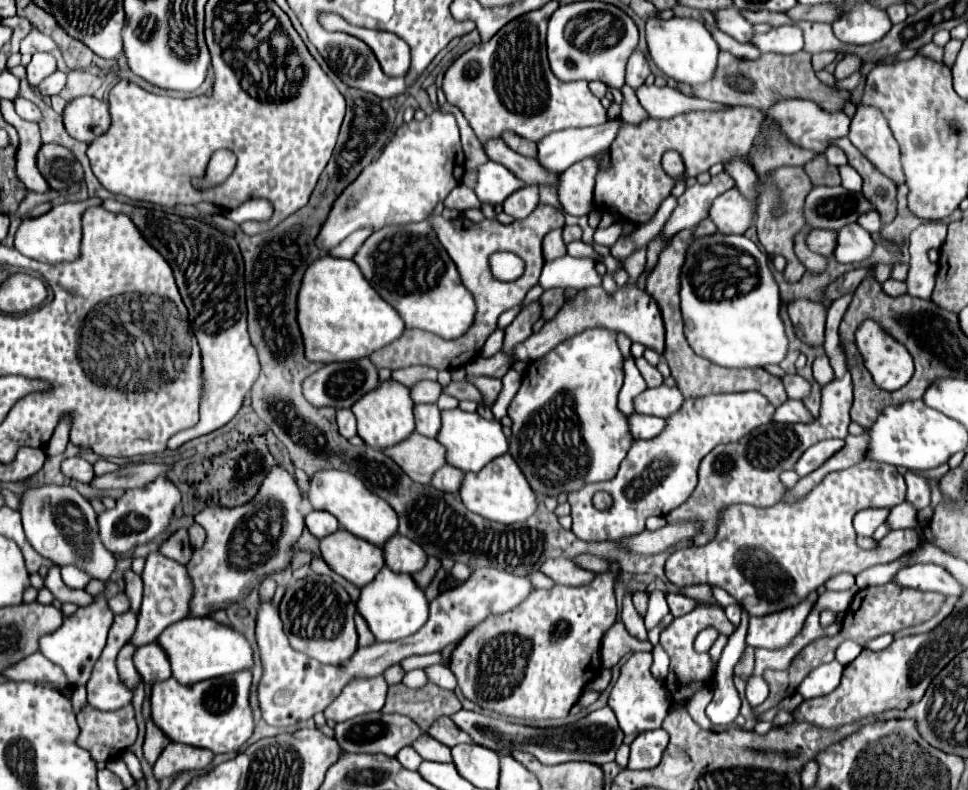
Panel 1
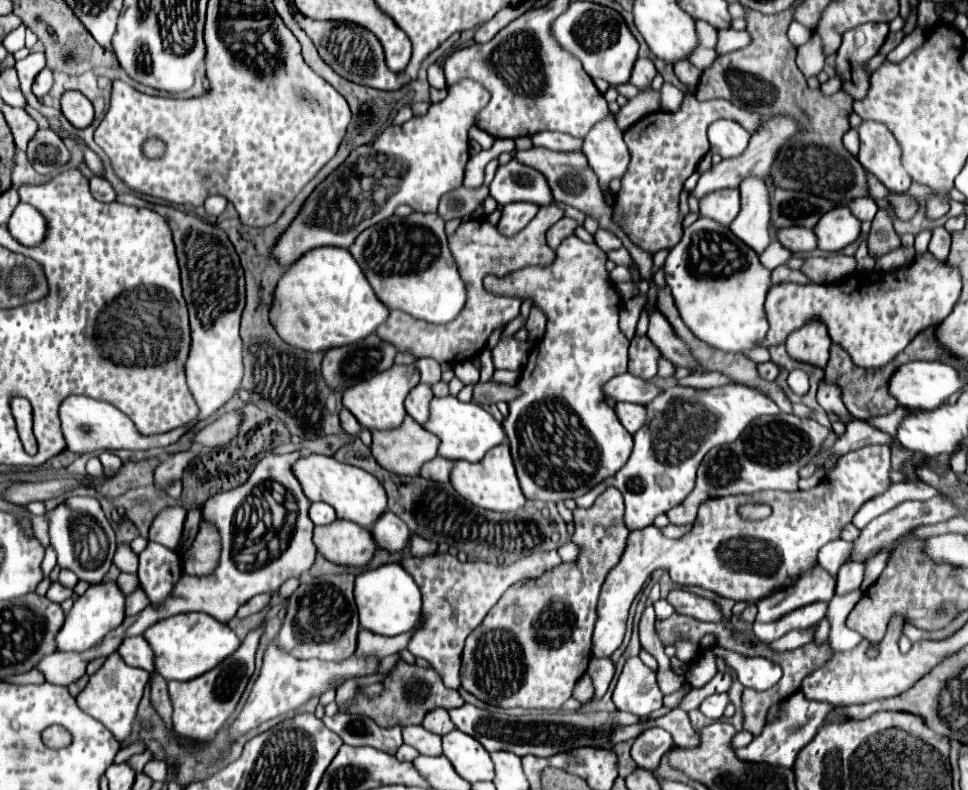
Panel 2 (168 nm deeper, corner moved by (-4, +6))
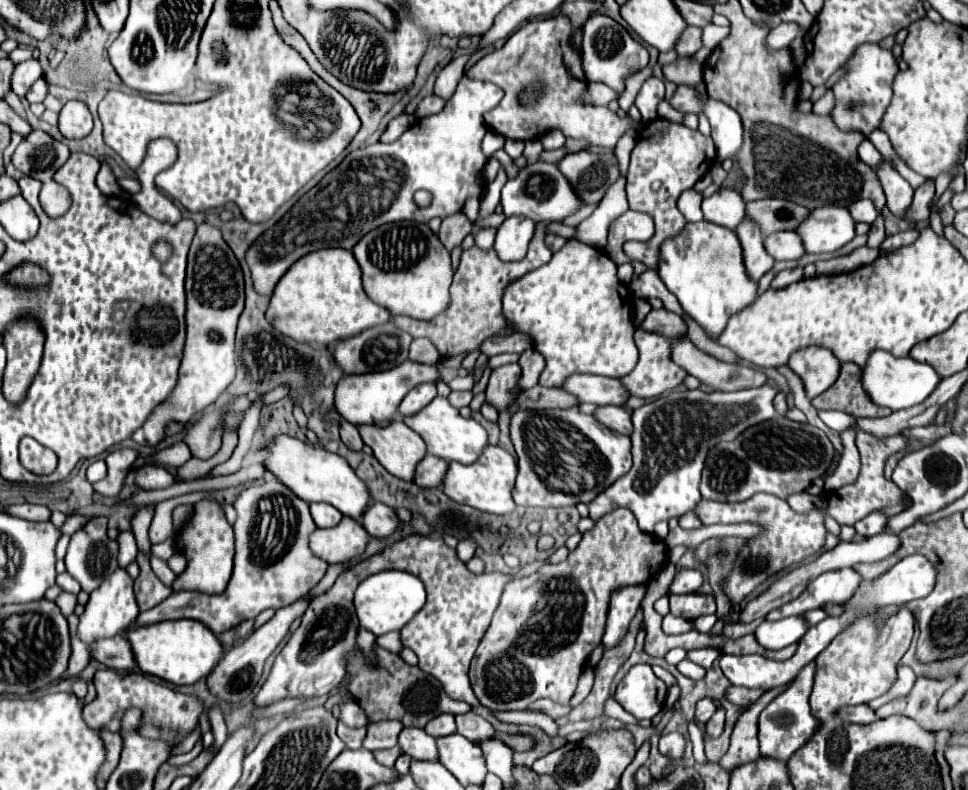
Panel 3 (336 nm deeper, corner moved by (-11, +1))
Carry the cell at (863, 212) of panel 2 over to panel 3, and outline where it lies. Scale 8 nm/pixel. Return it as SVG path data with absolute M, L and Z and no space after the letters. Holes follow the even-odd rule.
M859 199L859 201L851 203L849 213L855 221L861 221L861 223L873 223L877 217L877 209L869 199Z

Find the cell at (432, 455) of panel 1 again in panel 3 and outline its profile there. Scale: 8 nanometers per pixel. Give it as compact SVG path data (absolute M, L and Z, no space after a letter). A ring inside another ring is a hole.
M393 421L387 427L357 425L365 445L373 449L377 461L395 477L413 481L417 463L425 457L423 439L407 429L403 421Z

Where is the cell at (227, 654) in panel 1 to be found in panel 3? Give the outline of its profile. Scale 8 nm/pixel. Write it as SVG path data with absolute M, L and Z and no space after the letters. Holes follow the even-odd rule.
M179 619L179 621L159 621L143 627L129 627L125 637L133 649L137 669L145 675L157 675L175 685L191 685L201 677L209 675L221 659L219 639L199 621Z

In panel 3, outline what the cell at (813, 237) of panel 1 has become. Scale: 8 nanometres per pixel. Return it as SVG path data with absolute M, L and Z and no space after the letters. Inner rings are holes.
M777 231L775 235L767 235L763 239L765 251L775 259L775 261L787 261L787 259L799 259L805 255L803 243L795 231Z

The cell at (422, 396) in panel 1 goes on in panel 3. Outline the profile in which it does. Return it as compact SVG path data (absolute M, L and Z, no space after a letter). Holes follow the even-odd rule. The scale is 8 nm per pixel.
M451 391L451 395L449 395L449 403L453 407L457 407L457 409L469 405L471 399L473 399L473 393L471 391Z

